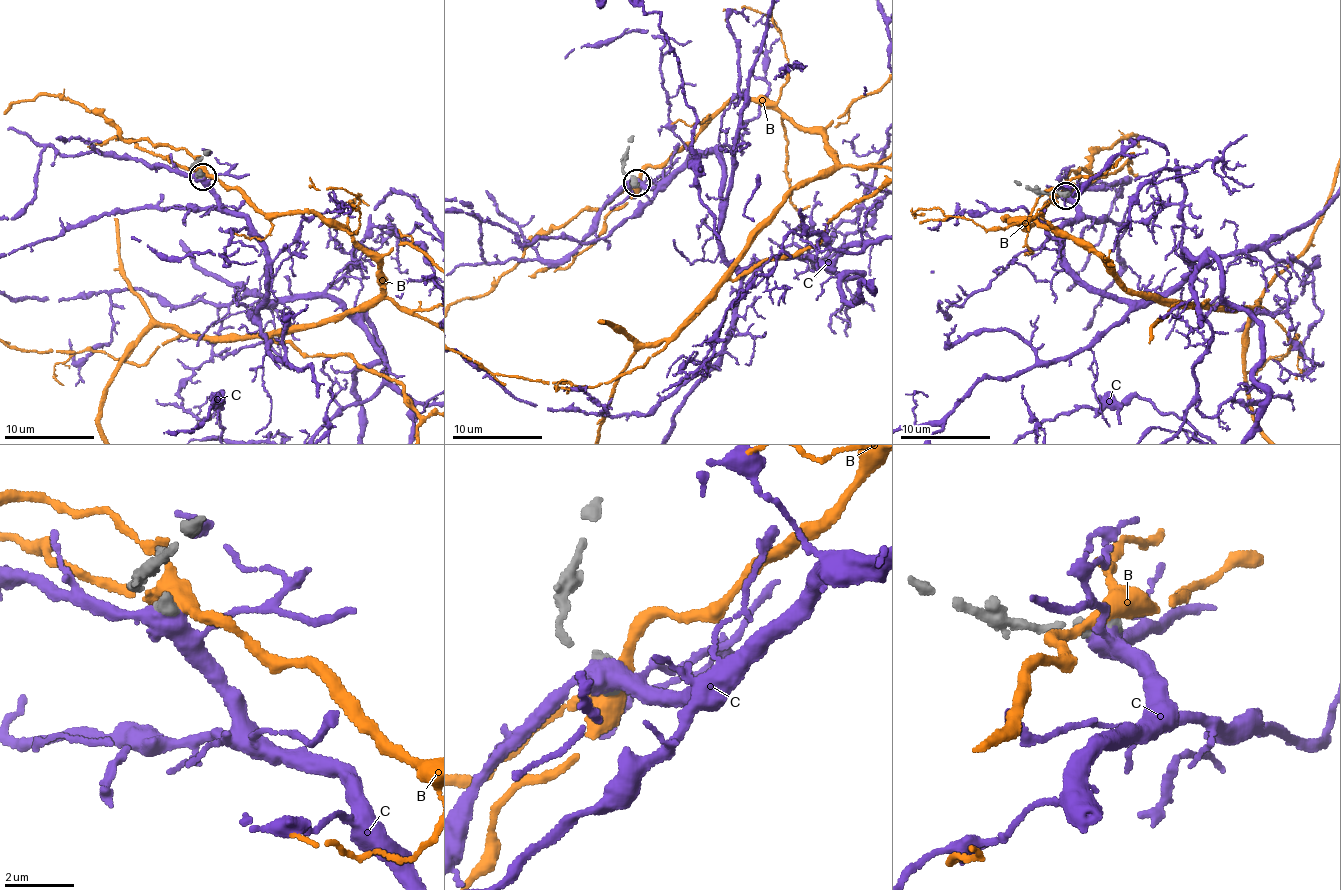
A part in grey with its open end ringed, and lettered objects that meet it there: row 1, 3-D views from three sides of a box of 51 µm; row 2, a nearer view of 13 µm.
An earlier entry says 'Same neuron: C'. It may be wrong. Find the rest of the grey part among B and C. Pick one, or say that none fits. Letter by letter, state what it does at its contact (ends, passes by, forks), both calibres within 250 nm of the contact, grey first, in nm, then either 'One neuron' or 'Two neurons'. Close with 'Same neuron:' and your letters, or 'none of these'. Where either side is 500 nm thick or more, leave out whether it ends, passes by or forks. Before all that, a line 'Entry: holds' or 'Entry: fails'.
Entry: holds
B: Thickness 600 nm (grey) against 420 nm. Two neurons
C: Thickness 600 nm (grey) against 480 nm. One neuron
Same neuron: C

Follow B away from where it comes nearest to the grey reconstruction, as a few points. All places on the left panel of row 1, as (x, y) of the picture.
B: (200, 173), (344, 225), (380, 293), (252, 338), (161, 323), (86, 105)

